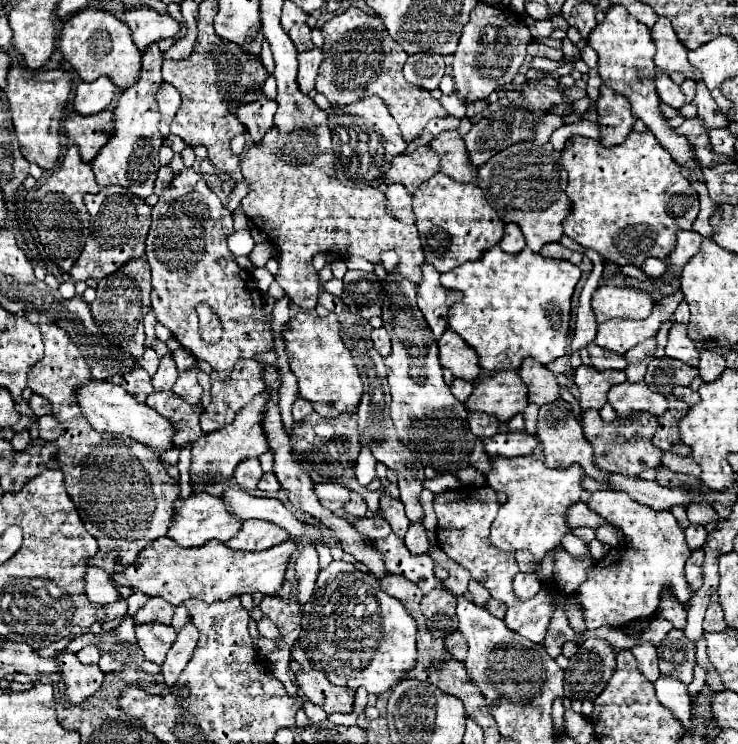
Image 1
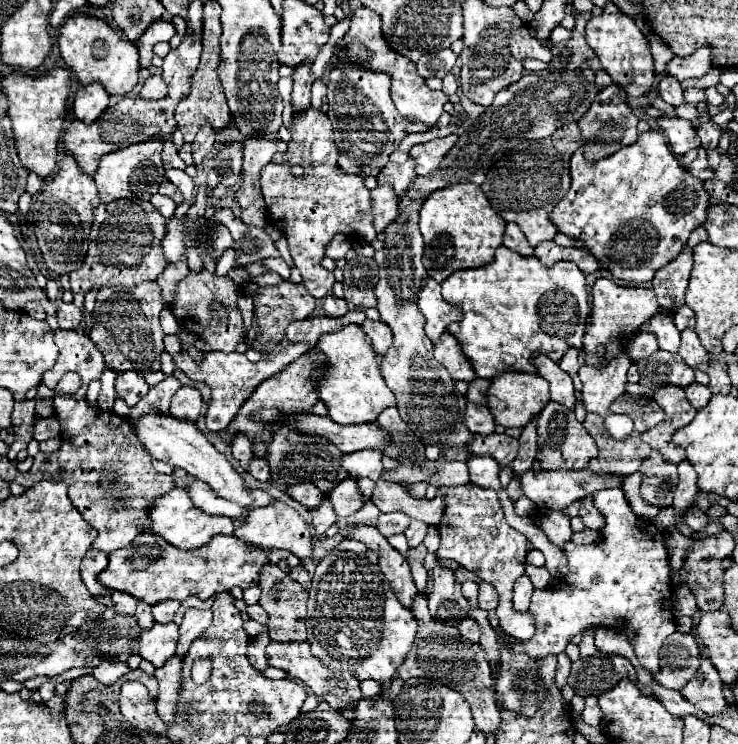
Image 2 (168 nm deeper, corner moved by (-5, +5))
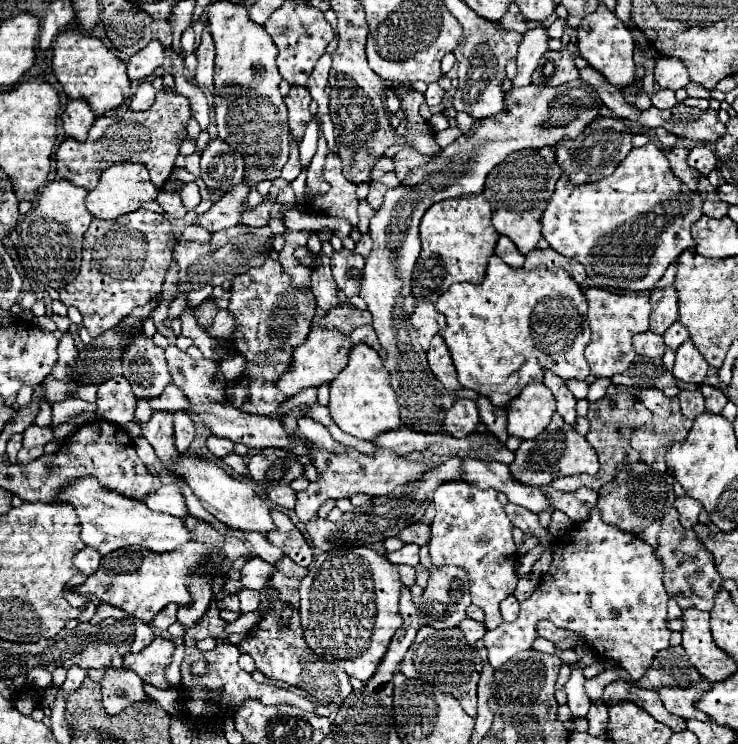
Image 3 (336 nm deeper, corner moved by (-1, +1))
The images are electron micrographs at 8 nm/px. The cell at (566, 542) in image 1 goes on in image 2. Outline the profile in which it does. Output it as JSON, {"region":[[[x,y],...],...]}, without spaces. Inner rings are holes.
{"region":[[[608,488],[608,490],[598,490],[594,496],[594,506],[604,514],[606,526],[600,530],[602,534],[602,544],[578,545],[572,540],[566,542],[564,550],[568,556],[568,566],[570,572],[566,578],[558,582],[558,592],[556,592],[556,582],[554,590],[536,590],[530,600],[530,612],[534,614],[536,620],[536,634],[520,642],[516,650],[526,652],[530,658],[546,658],[548,654],[560,654],[566,648],[566,642],[570,642],[572,636],[576,636],[580,630],[584,630],[588,624],[590,626],[606,626],[606,628],[626,628],[634,630],[636,638],[642,634],[644,636],[644,654],[636,654],[640,664],[656,674],[660,670],[658,666],[658,652],[664,640],[676,630],[674,624],[674,614],[672,614],[672,586],[670,586],[670,566],[668,566],[668,548],[666,548],[666,536],[664,530],[654,526],[652,522],[628,522],[628,516],[634,516],[632,508],[628,506],[628,500],[624,498],[624,492],[620,488]]]}

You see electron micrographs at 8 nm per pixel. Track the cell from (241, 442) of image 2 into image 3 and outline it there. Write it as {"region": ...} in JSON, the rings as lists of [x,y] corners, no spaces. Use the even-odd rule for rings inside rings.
{"region":[[[210,436],[210,438],[206,440],[206,446],[208,446],[208,450],[210,450],[214,456],[218,456],[218,458],[224,458],[226,454],[230,454],[230,452],[232,452],[232,448],[234,448],[234,442],[230,442],[228,438]]]}

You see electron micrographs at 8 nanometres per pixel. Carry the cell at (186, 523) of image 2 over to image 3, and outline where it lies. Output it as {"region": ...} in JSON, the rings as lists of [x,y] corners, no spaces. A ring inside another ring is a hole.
{"region":[[[92,476],[78,478],[72,482],[72,486],[62,486],[56,502],[68,502],[76,508],[84,530],[84,542],[96,548],[102,556],[126,546],[142,546],[152,552],[168,552],[184,542],[192,542],[192,532],[186,530],[180,518],[154,512],[140,500],[116,494],[114,490],[100,486],[100,482],[96,482]]]}

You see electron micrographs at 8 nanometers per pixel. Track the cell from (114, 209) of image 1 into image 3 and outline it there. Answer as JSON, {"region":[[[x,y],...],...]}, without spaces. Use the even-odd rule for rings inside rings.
{"region":[[[146,208],[124,214],[112,222],[94,218],[84,234],[80,274],[74,282],[64,284],[58,290],[60,302],[68,308],[78,308],[88,334],[92,338],[100,336],[116,326],[136,306],[144,306],[162,290],[174,244],[176,238],[170,222],[162,214]]]}

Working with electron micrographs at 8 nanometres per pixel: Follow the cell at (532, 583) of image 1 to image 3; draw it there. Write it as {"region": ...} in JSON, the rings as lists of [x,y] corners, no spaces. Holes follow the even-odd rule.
{"region":[[[508,596],[506,600],[500,602],[500,612],[502,612],[504,622],[514,622],[518,618],[518,610],[520,610],[520,604],[514,596]]]}

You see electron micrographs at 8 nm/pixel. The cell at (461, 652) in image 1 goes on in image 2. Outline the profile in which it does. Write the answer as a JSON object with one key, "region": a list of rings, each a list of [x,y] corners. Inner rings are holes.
{"region":[[[464,618],[464,620],[460,620],[458,630],[460,630],[460,634],[462,634],[466,640],[470,640],[472,644],[476,644],[476,642],[480,640],[478,624],[476,624],[476,620],[472,620],[472,618]]]}

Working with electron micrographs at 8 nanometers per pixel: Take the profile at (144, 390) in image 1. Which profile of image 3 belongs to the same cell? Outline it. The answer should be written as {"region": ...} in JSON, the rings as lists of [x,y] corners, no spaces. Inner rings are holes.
{"region":[[[120,376],[110,382],[104,382],[98,388],[96,404],[98,404],[98,416],[102,420],[116,422],[116,424],[124,426],[134,418],[136,396],[132,394],[128,380],[124,376]]]}

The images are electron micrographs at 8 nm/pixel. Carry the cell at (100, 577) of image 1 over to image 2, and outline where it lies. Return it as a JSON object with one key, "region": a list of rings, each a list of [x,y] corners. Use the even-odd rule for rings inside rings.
{"region":[[[88,550],[88,554],[82,558],[82,580],[86,584],[86,588],[94,594],[94,596],[106,596],[110,594],[110,590],[106,590],[104,586],[100,586],[100,582],[96,582],[96,578],[100,576],[100,570],[104,570],[104,566],[108,564],[108,556],[104,552],[96,552],[96,550]]]}

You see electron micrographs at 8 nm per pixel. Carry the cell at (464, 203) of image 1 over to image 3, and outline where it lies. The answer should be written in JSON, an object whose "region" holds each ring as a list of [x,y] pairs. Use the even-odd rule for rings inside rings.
{"region":[[[482,194],[436,202],[424,214],[420,224],[422,254],[414,268],[412,286],[412,294],[416,298],[428,298],[430,302],[436,302],[436,298],[454,282],[480,284],[484,280],[488,258],[494,254],[498,242],[498,234],[490,222],[490,216],[490,202]]]}

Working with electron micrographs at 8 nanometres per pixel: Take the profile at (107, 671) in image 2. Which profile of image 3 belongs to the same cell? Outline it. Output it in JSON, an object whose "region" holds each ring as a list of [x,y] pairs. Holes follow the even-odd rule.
{"region":[[[106,668],[102,680],[102,700],[108,714],[118,714],[136,702],[144,702],[146,698],[148,694],[144,692],[144,682],[136,672],[126,668]]]}

